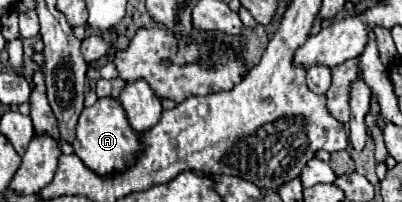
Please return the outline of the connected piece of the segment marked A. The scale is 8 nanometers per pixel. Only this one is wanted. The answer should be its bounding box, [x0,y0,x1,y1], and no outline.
[72,99,142,175]

